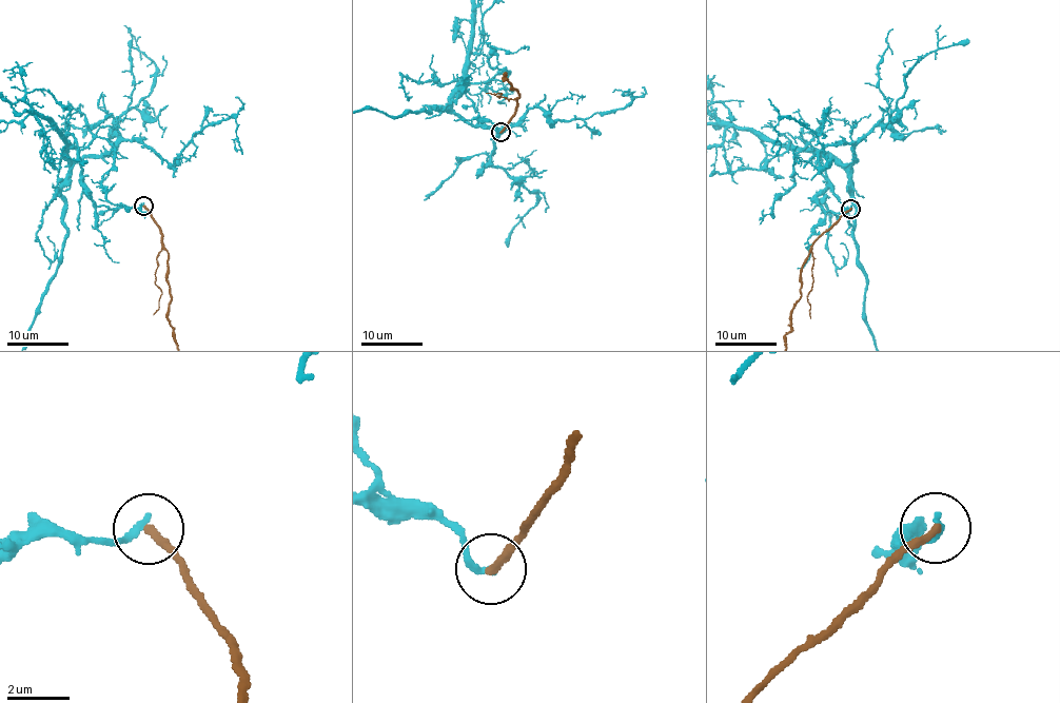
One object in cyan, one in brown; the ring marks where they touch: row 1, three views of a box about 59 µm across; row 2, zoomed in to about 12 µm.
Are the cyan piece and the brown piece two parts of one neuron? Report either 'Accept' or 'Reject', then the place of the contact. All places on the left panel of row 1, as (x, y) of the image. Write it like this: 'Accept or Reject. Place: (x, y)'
Reject. Place: (143, 206)

